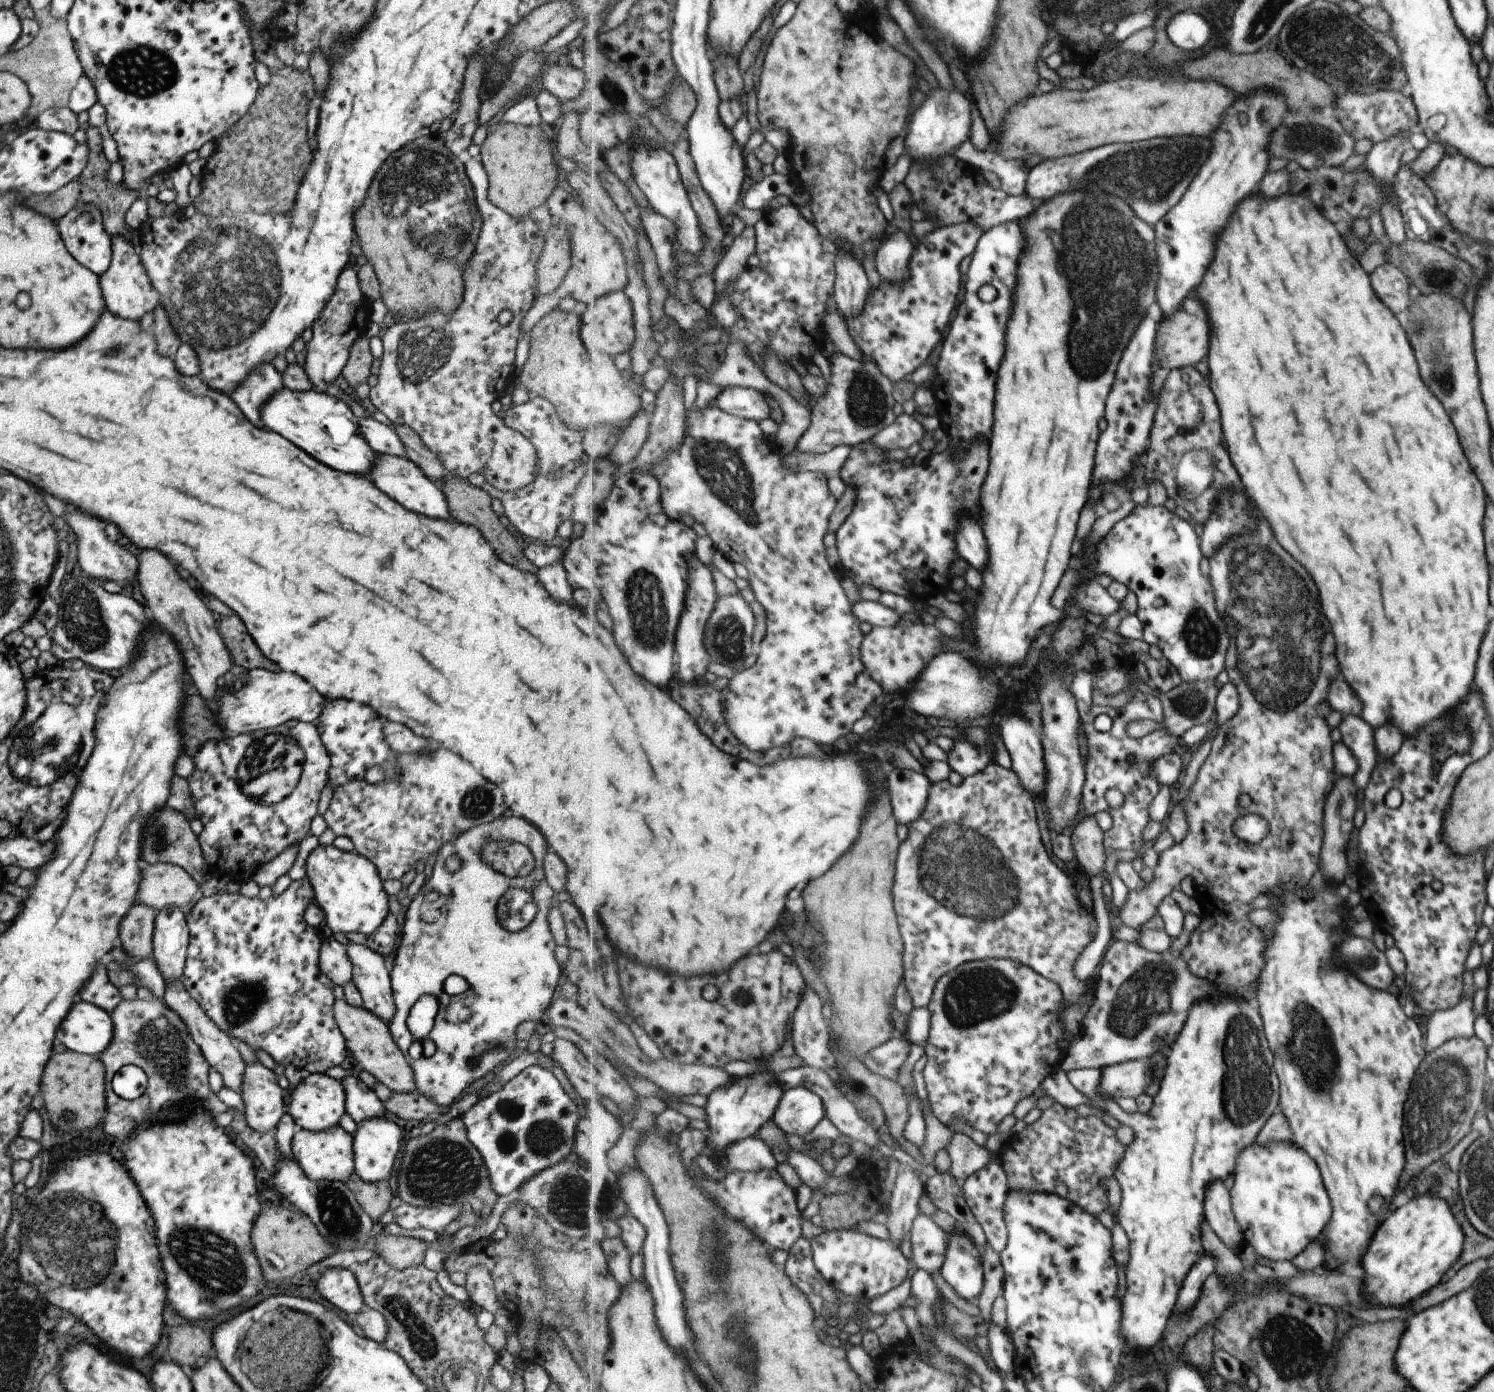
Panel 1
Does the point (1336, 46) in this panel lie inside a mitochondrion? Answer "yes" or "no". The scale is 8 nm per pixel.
yes

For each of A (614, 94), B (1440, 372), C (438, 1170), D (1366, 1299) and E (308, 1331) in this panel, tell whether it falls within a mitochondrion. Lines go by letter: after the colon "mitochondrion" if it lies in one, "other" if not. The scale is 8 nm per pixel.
A: mitochondrion
B: mitochondrion
C: mitochondrion
D: other
E: other

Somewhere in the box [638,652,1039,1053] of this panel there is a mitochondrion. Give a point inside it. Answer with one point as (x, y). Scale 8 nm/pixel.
(961, 871)

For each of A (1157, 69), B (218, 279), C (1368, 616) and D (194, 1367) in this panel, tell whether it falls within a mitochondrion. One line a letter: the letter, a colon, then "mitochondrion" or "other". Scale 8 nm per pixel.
A: other
B: mitochondrion
C: other
D: other

